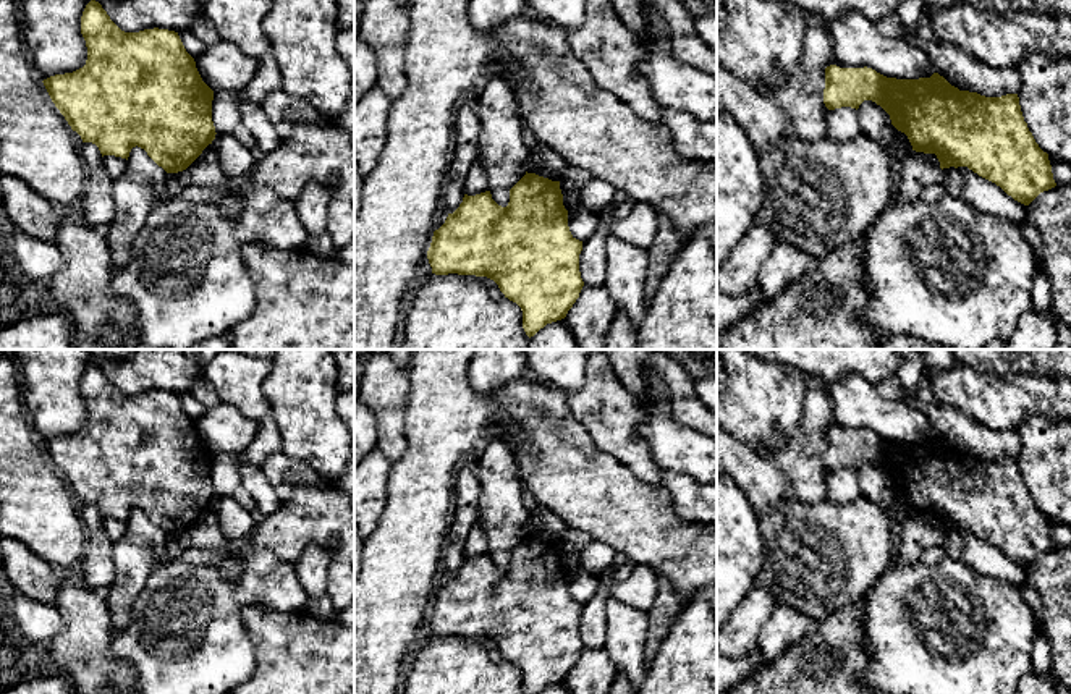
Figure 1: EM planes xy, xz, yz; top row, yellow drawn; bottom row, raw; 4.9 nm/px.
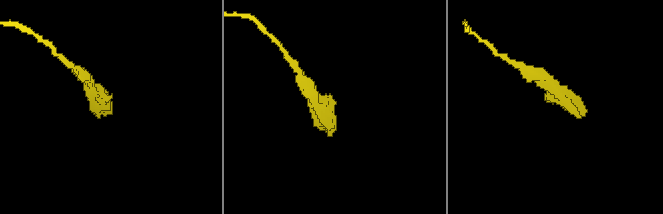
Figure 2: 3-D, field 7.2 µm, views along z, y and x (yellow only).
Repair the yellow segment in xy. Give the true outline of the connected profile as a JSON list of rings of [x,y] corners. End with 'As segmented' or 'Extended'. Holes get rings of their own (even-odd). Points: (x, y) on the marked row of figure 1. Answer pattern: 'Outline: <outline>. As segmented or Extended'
Outline: [[[91,0],[81,16],[81,34],[87,47],[86,65],[73,73],[44,79],[44,86],[83,142],[99,147],[102,157],[126,159],[133,147],[141,147],[167,173],[186,170],[215,139],[212,121],[214,91],[202,81],[194,58],[186,52],[178,32],[168,29],[121,31],[95,0]]]. As segmented

